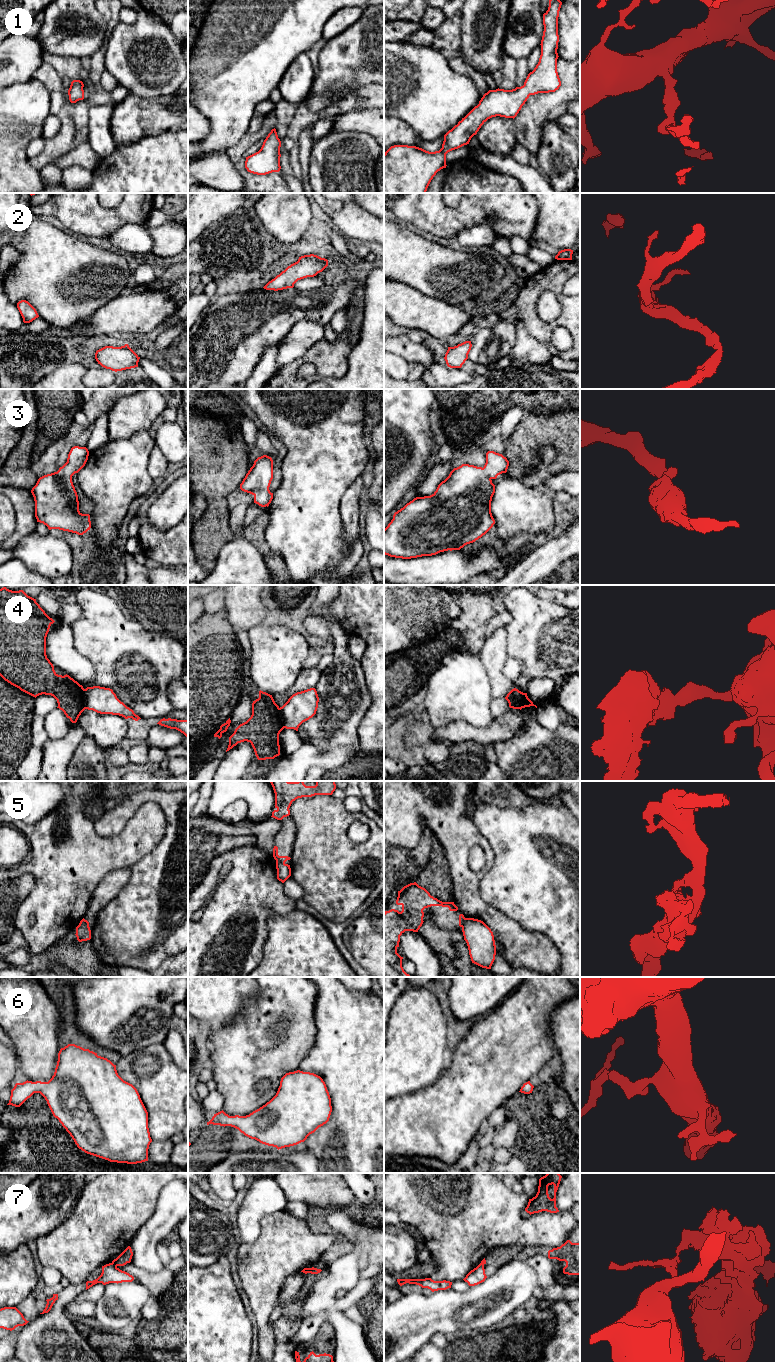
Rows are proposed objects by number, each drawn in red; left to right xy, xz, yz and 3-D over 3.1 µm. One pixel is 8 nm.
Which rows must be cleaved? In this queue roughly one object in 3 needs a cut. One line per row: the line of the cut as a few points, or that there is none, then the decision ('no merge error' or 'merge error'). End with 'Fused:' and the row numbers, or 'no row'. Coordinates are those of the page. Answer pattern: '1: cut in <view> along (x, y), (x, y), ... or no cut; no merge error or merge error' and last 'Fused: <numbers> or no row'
1: no cut; no merge error
2: no cut; no merge error
3: no cut; no merge error
4: cut in xy along (84, 689), (86, 708); merge error
5: cut in xz along (276, 860), (284, 863); merge error
6: no cut; no merge error
7: cut in xy along (112, 1262), (116, 1266); merge error
Fused: 4, 5, 7

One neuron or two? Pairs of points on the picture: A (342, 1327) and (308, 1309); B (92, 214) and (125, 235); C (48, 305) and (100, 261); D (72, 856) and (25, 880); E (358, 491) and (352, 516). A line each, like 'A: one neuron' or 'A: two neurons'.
A: one neuron
B: two neurons
C: one neuron
D: two neurons
E: one neuron

